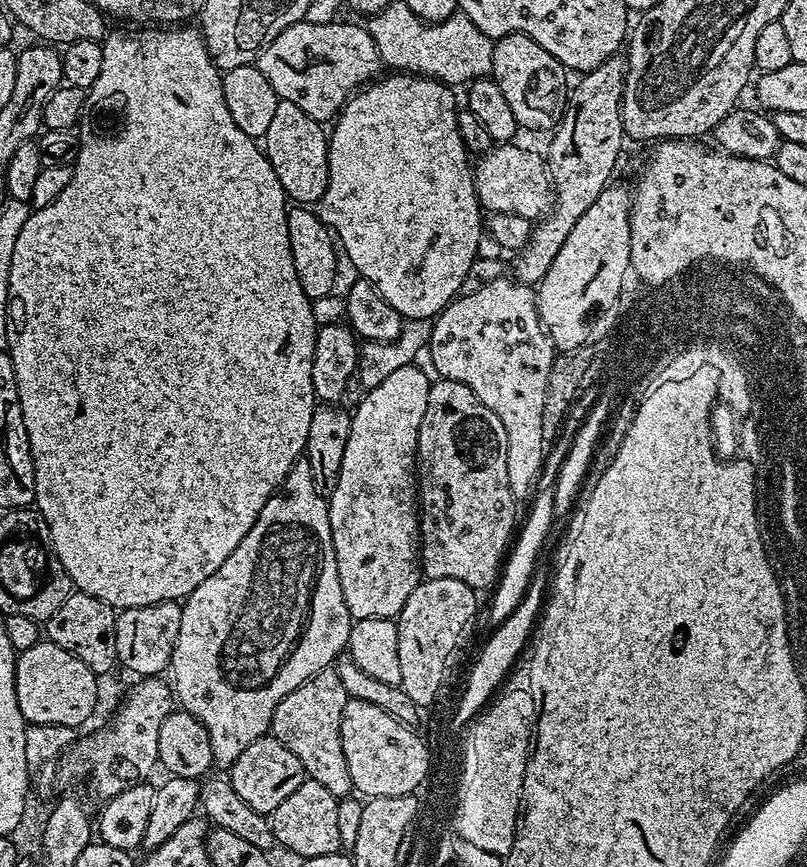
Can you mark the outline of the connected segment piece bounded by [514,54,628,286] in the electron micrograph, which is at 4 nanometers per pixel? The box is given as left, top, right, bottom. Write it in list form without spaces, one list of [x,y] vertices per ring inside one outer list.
[[[623,55],[611,56],[606,58],[606,62],[602,62],[602,66],[583,73],[577,79],[580,81],[577,84],[575,81],[574,87],[571,89],[564,117],[551,133],[552,141],[548,144],[548,152],[546,151],[546,163],[552,182],[554,203],[547,215],[533,227],[528,245],[520,249],[515,257],[517,260],[514,276],[521,284],[539,285],[546,270],[550,270],[550,262],[554,262],[554,258],[558,258],[558,250],[562,250],[562,242],[566,242],[566,234],[570,234],[570,230],[574,230],[574,222],[578,222],[578,218],[582,218],[582,214],[586,214],[586,210],[590,210],[590,206],[594,206],[594,198],[598,198],[598,194],[602,194],[602,190],[607,188],[613,179],[612,171],[615,170],[616,163],[620,160],[620,151],[623,150],[624,144],[626,145],[620,107],[624,97],[624,75],[627,69],[628,65]]]

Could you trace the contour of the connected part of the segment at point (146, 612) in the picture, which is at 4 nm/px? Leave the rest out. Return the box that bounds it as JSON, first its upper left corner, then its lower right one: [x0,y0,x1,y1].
[116,600,182,678]

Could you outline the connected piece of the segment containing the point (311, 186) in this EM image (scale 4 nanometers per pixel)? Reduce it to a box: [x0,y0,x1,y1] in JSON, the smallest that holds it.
[262,99,328,206]

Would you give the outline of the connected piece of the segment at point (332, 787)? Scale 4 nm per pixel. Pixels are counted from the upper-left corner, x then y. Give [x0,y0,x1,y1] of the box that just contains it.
[270,667,354,798]

